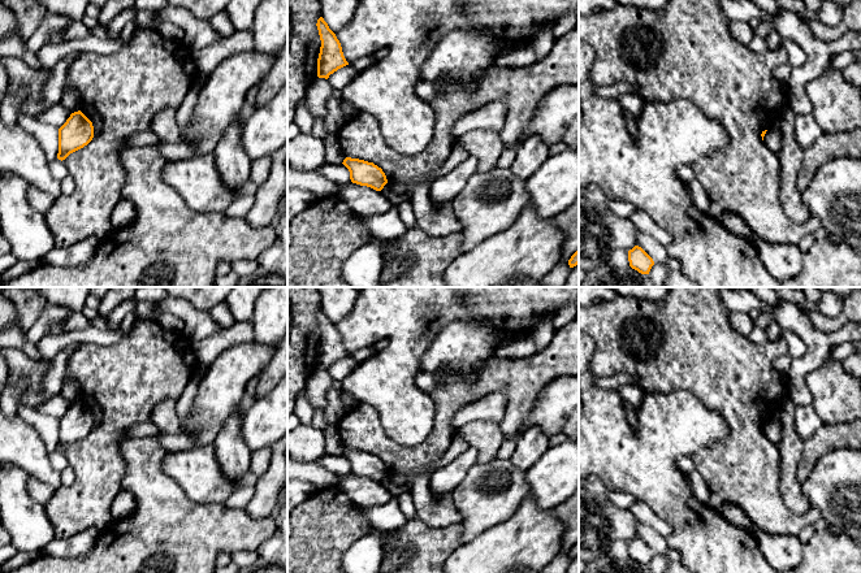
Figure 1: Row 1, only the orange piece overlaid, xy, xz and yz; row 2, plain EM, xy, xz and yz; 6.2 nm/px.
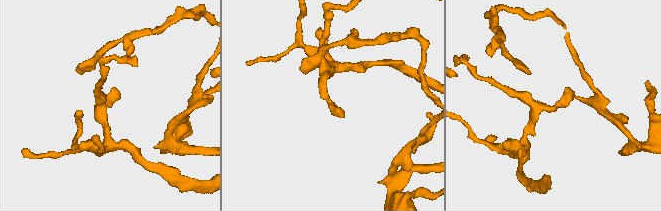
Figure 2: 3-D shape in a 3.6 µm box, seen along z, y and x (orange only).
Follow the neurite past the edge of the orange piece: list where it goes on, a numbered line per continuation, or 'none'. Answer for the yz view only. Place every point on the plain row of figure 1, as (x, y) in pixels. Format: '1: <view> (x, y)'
none

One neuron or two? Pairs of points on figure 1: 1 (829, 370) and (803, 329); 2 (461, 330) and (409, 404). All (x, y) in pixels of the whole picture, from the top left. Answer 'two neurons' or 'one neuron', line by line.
1: two neurons
2: two neurons

